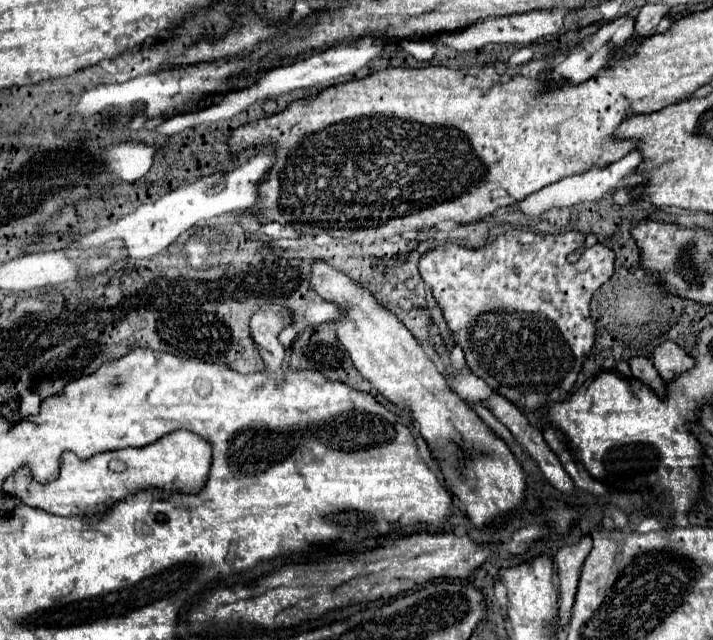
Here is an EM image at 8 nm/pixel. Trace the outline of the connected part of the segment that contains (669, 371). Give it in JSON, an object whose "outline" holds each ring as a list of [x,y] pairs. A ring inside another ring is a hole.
{"outline":[[[666,342],[654,350],[652,356],[654,368],[660,372],[664,382],[672,382],[676,376],[694,368],[694,358],[688,356],[680,346],[674,342]]]}

